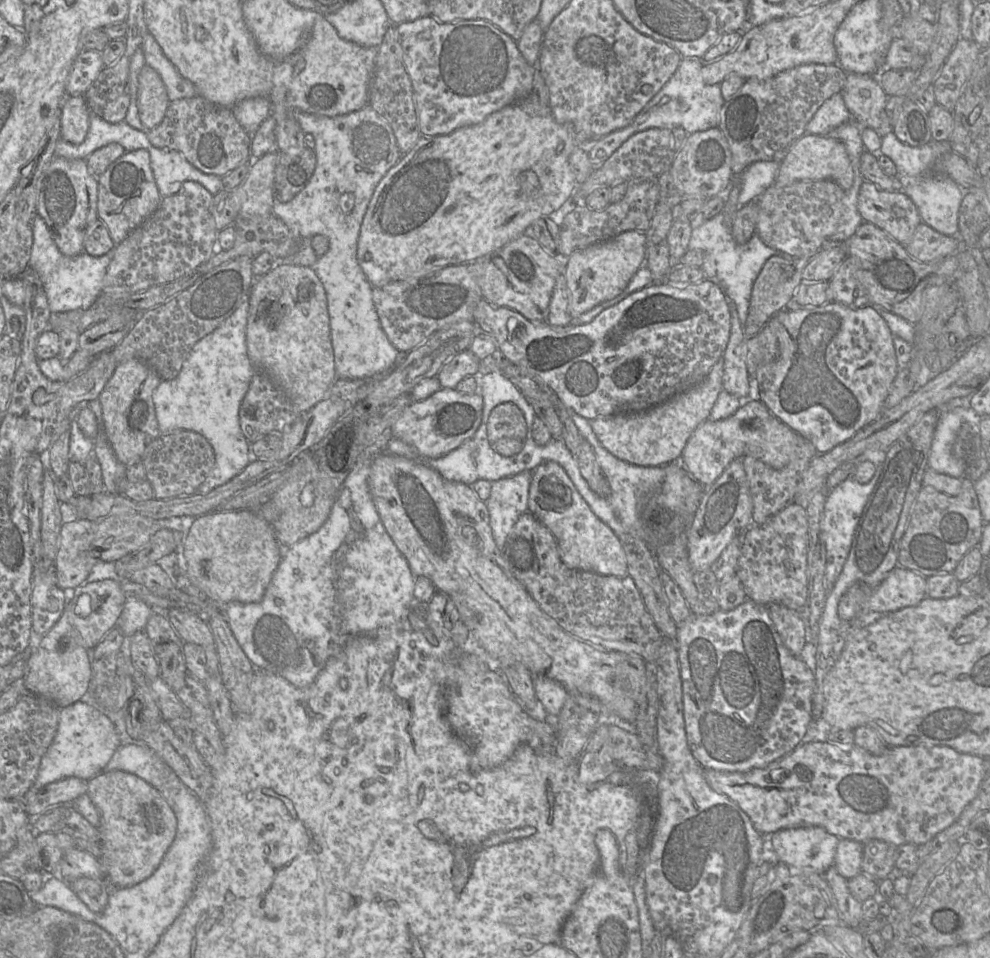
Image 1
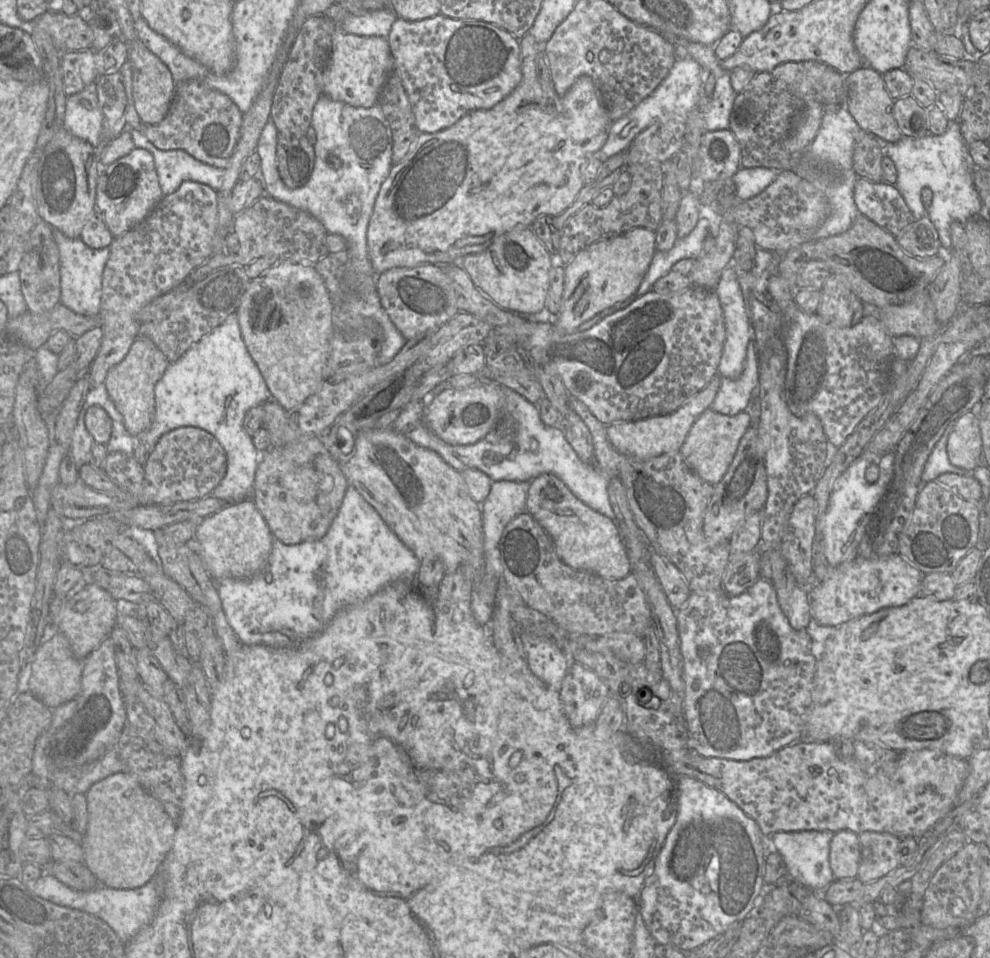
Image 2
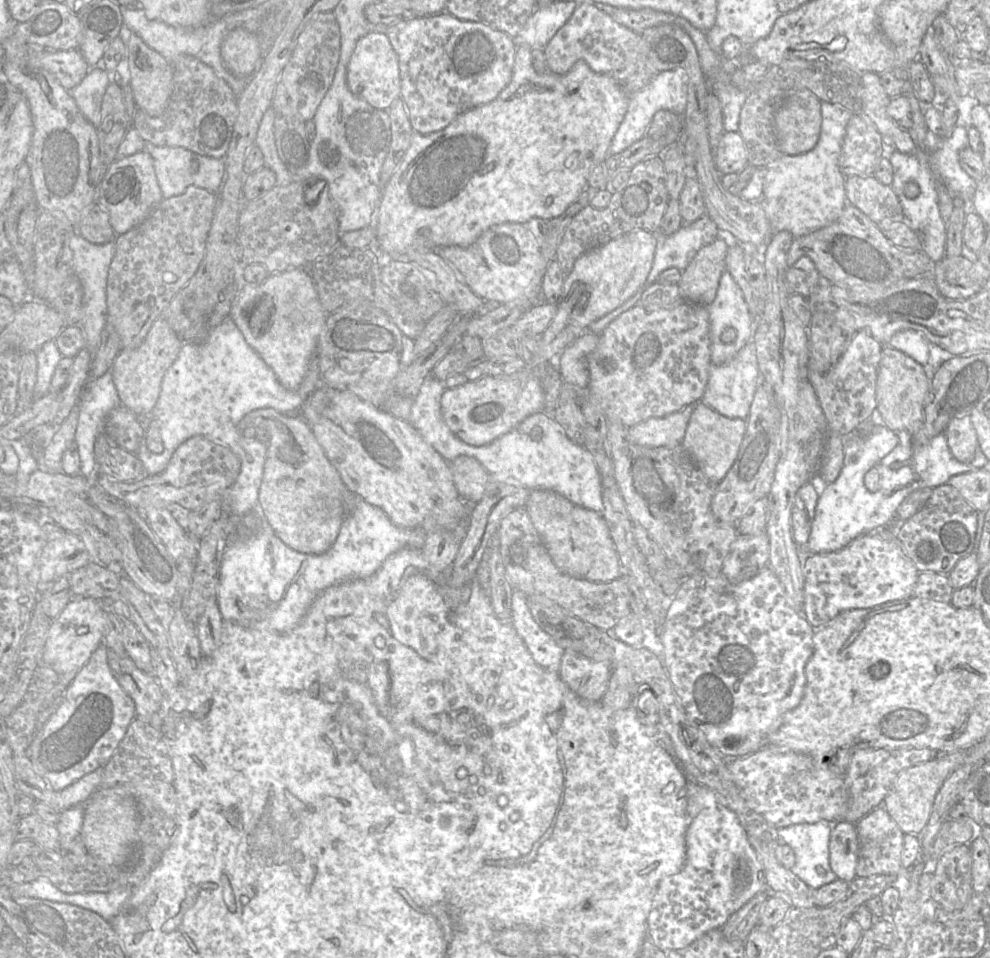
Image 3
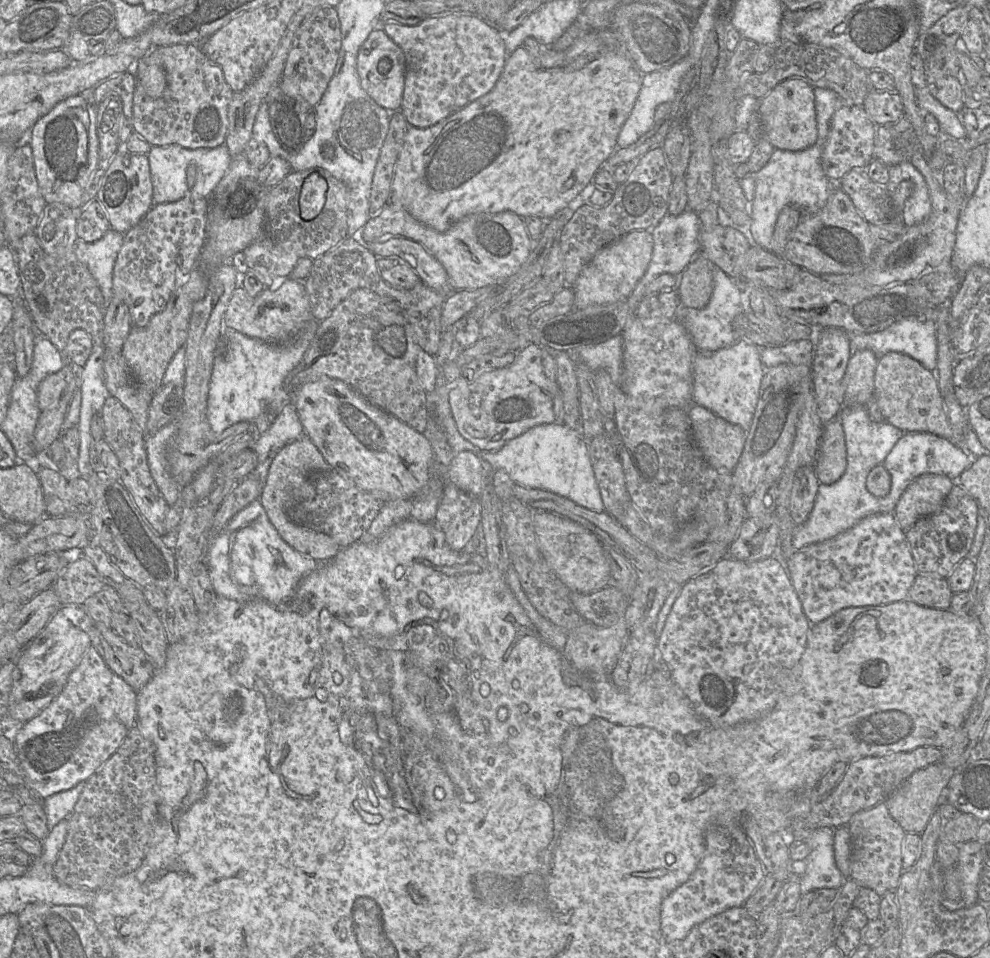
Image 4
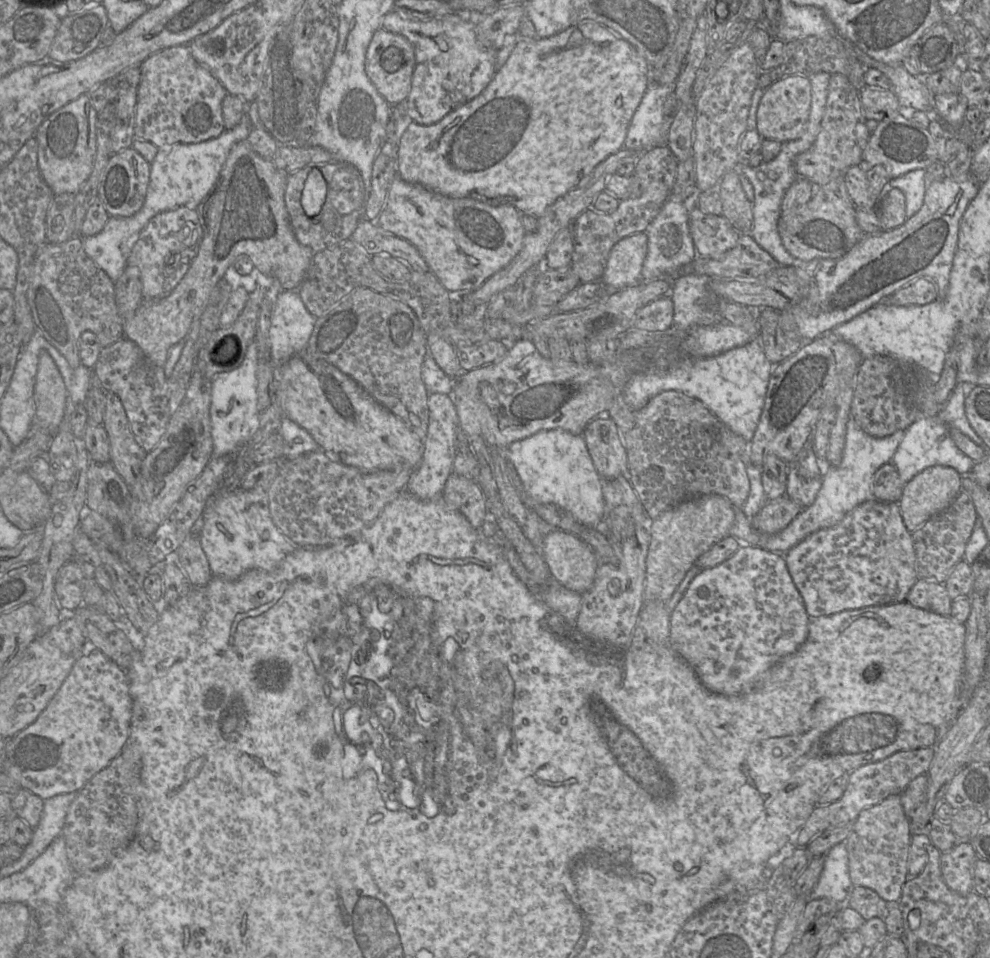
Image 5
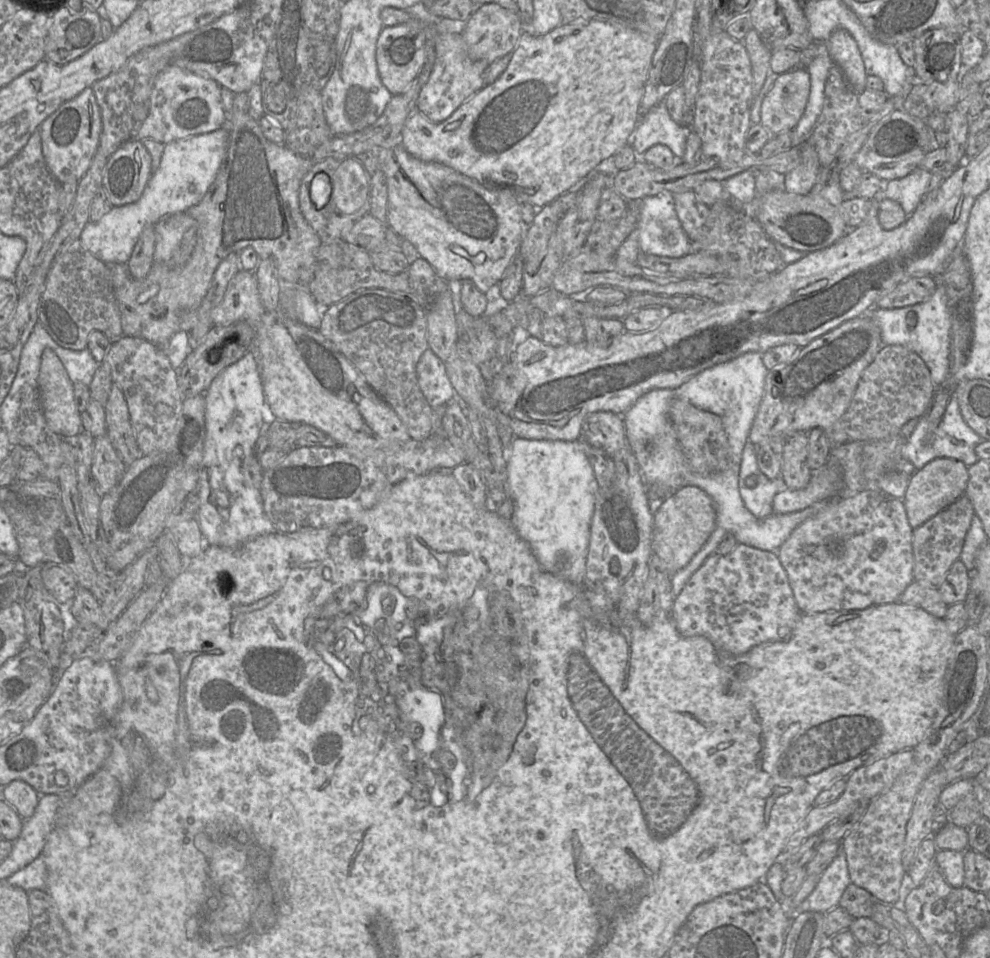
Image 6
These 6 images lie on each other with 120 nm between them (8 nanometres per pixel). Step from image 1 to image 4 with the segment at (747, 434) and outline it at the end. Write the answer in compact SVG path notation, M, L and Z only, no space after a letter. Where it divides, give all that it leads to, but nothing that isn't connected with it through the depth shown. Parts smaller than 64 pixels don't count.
M698 404L688 408L693 442L720 473L732 473L742 454L746 431Z

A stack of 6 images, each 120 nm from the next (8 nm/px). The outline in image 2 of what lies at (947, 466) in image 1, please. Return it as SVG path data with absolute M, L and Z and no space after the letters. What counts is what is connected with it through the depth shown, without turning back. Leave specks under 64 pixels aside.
M951 423L944 431L940 440L932 450L921 476L921 484L935 481L938 476L944 473L954 473L960 476L972 476L973 471L958 468L951 464L947 453L947 442L953 430L954 423Z

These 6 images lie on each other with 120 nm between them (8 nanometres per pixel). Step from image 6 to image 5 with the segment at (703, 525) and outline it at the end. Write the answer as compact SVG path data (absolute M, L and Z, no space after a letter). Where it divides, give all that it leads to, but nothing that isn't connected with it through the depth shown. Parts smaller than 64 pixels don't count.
M705 495L682 501L649 523L643 598L667 602L696 560L712 545L729 536L735 508L723 496Z

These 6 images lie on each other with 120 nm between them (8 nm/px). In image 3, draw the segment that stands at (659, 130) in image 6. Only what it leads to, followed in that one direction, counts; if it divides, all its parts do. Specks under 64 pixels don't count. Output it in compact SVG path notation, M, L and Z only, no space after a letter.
M676 67L658 73L649 84L630 97L627 112L609 147L609 155L618 154L645 137L653 116L659 110L669 110L683 116L686 111L687 96L688 73L684 68Z

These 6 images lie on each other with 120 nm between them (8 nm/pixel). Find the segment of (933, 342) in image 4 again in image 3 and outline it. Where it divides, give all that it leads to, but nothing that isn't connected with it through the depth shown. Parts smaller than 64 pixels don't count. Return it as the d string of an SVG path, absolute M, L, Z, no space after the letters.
M902 330L893 335L888 345L900 350L917 363L930 370L936 370L942 360L935 355L935 349L925 336L915 330Z

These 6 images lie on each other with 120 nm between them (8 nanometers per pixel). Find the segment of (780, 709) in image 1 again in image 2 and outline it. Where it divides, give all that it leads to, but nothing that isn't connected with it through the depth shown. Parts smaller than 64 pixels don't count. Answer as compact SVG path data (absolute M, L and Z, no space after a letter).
M760 577L753 586L738 596L729 596L723 588L707 592L691 592L684 606L676 610L676 615L680 649L683 657L684 712L690 747L704 757L748 761L753 758L768 757L785 746L796 741L802 741L804 716L812 700L817 668L816 653L806 629L797 631L790 626L788 619L780 608L772 582Z

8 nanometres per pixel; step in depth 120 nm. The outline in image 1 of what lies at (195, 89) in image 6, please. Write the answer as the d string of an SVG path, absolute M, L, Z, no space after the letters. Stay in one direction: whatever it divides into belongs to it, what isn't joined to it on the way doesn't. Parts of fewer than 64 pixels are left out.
M200 95L170 101L162 122L148 130L147 137L153 146L177 150L200 171L220 177L253 160L252 136L239 124L232 108L212 103Z

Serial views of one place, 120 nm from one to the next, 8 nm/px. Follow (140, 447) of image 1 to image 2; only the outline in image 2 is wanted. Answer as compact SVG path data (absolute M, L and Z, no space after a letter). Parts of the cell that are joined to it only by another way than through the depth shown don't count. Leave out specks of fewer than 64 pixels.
M138 336L124 359L107 373L105 385L110 399L122 415L126 430L133 437L146 431L155 411L154 389L169 365L166 356L151 339Z

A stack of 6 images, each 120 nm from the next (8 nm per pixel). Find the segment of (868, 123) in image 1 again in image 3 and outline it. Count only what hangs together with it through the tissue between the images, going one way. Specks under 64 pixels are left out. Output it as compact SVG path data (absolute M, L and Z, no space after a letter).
M864 72L861 75L860 112L891 142L894 148L903 154L915 154L918 151L909 132L901 128L887 113L891 98L887 95L880 80L880 74Z

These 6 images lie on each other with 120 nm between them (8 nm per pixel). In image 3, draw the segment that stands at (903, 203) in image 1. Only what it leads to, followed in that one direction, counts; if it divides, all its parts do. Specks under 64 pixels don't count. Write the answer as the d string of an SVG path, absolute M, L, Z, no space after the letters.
M851 176L845 180L847 202L858 208L883 232L895 223L904 223L902 205L891 188L874 176Z

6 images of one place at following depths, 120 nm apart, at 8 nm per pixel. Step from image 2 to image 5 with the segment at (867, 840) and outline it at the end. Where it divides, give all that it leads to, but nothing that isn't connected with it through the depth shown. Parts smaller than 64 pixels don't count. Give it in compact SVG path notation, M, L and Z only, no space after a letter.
M890 795L882 802L862 810L845 840L849 876L853 886L867 887L887 903L898 903L902 886L908 879L910 839L911 824L904 813L900 795Z

